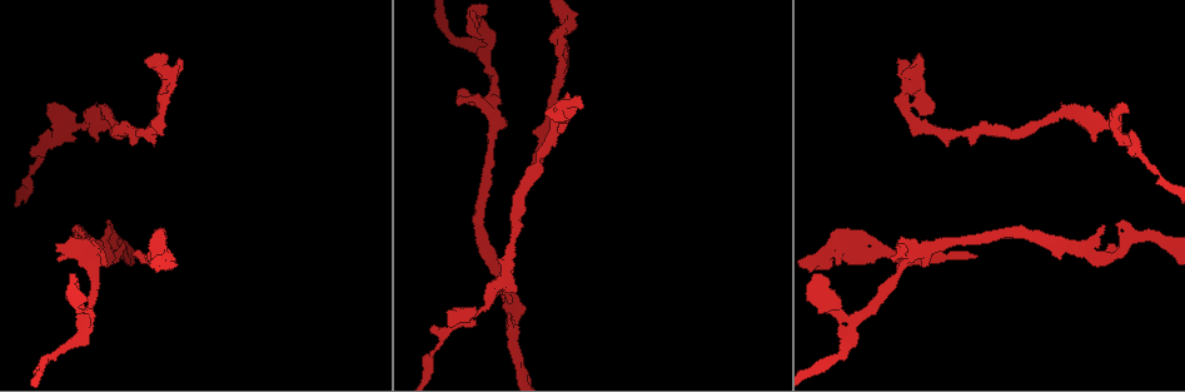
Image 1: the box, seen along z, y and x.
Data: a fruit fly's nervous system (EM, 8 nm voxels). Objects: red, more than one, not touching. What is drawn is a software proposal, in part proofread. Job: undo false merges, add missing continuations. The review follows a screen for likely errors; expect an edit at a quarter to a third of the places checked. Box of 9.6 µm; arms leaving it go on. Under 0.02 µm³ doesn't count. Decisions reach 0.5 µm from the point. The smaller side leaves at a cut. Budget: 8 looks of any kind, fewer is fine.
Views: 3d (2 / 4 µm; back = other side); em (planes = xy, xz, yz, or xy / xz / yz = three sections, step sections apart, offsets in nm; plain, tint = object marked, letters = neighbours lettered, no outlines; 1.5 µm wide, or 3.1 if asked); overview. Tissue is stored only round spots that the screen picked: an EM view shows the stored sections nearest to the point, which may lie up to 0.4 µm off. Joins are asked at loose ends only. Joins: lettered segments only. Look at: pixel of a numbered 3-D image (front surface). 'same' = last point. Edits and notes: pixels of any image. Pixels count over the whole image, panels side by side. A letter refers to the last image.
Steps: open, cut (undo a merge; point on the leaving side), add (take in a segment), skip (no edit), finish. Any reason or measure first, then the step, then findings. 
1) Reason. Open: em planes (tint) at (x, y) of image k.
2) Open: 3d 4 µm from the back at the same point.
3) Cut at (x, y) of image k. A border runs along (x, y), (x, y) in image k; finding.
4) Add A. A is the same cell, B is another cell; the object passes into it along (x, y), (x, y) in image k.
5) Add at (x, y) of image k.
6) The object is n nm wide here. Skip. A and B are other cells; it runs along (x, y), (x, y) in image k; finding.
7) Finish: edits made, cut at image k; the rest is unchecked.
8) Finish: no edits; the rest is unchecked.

Tapers out. Open: em yz step 4 (tint) at (817, 311) of image 1.

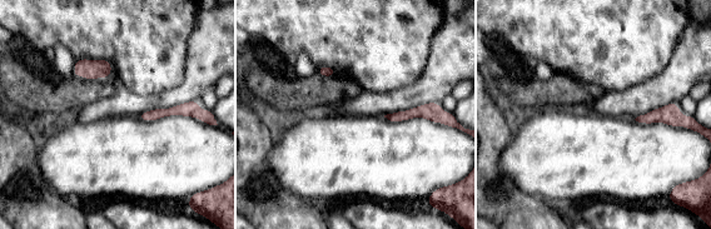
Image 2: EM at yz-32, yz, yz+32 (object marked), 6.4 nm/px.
Cut it another way. Open: em planes (tint) at the same point.

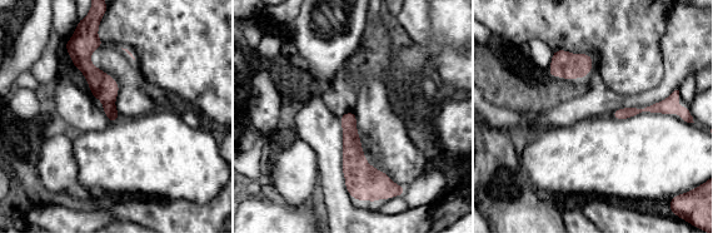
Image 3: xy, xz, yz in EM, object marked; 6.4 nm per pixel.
What lies round it. Open: em planes (letters) at the same point.

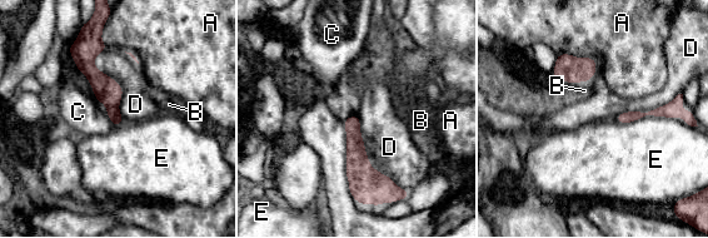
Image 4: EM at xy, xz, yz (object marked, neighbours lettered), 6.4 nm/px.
The object is 110 nm wide here. Skip. A, B, C, D and E are other cells; a border runs along (357, 114), (369, 164), (405, 189) in image 4; none of them fits.

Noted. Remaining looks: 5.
Calibre changes. Open: em xz step 8 (letters) at (918, 252) of image 1.

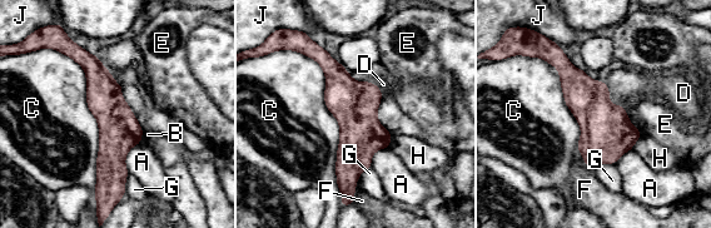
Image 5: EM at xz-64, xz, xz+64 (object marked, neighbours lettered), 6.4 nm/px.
Open: em planes (letters) at the same point.

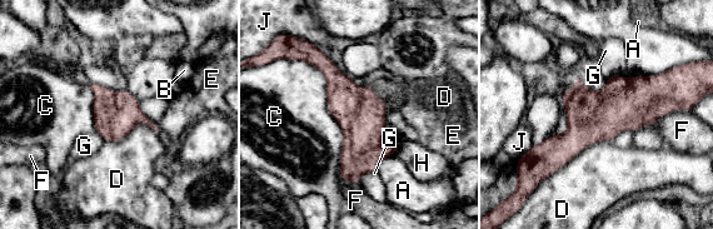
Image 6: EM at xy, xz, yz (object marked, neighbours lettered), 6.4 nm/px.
Skip. A, B, C, D, E, F, G, H and J are other cells; a border runs along (156, 132), (136, 124), (105, 142) in image 6; one cell here.

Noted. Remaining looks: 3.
Open: em planes (letters) at (975, 257) of image 1.

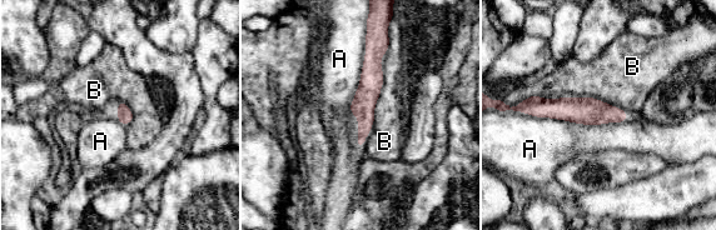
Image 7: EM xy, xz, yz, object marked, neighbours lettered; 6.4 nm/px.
The object is 100 nm wide here. Skip. A and B are other cells; it runs along (547, 111), (595, 111), (623, 116) in image 7; none of them fits.

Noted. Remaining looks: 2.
Finish: no edits; the rest is unchecked.

